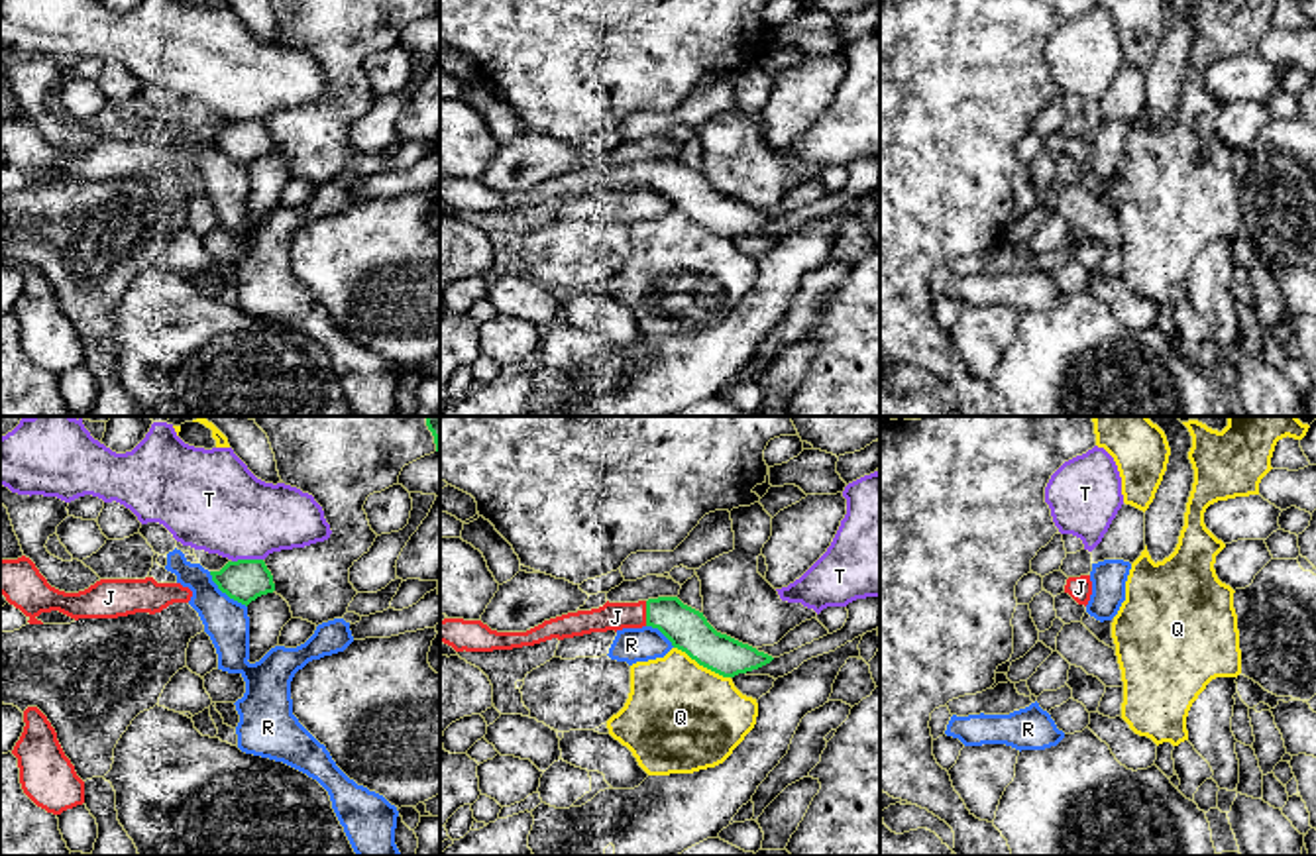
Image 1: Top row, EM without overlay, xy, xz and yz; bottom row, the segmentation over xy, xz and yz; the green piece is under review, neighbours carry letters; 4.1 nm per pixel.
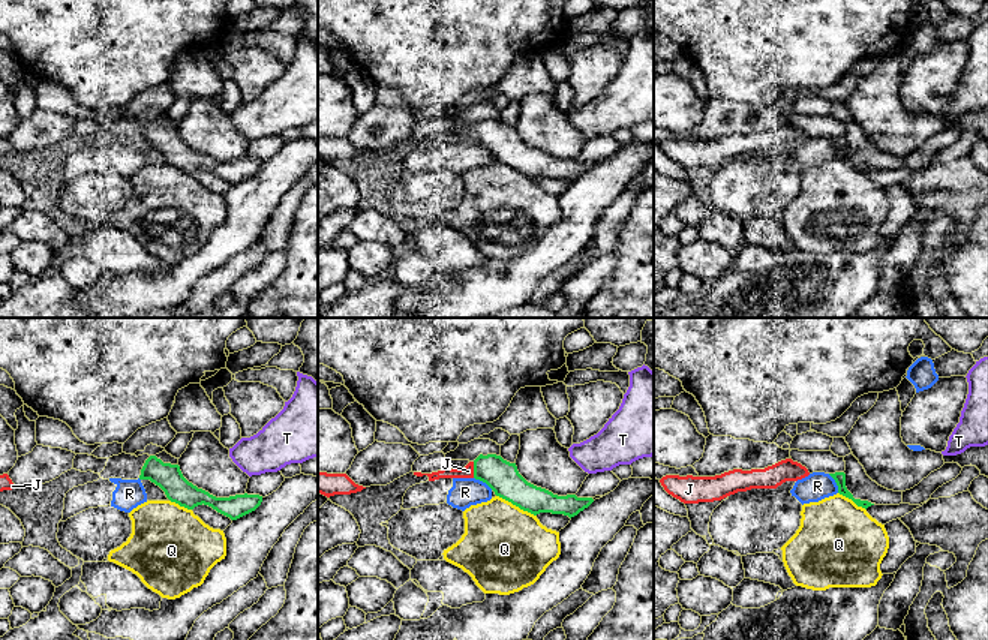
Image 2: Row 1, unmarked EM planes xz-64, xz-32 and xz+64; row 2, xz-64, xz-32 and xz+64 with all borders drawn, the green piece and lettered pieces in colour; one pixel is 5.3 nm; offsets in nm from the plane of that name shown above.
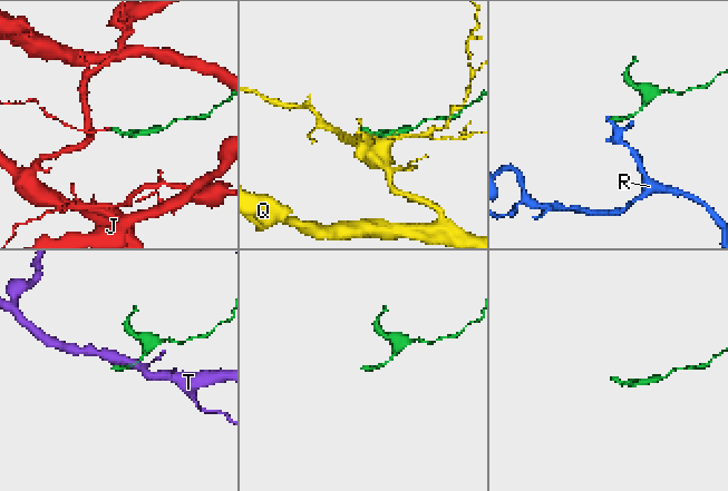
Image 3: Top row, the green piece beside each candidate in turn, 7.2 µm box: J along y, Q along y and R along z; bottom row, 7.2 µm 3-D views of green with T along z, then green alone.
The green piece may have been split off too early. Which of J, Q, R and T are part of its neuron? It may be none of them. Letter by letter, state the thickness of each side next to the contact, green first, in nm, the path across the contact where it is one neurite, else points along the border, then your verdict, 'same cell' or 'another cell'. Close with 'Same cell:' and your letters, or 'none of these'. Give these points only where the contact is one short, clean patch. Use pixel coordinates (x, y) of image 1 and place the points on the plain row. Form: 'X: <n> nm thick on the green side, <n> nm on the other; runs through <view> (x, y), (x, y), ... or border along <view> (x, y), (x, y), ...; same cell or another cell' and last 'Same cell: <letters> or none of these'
J: 170 nm thick on the green side, 110 nm on the other; runs through xz (688, 191), (666, 173), (647, 173), (615, 177); same cell
Q: 170 nm thick on the green side, 460 nm on the other; another cell
R: 170 nm thick on the green side, 180 nm on the other; border along xy (209, 132), (222, 152), (246, 167); another cell
T: 170 nm thick on the green side, 380 nm on the other; border along xy (262, 118), (238, 118), (232, 122); another cell
Same cell: J

